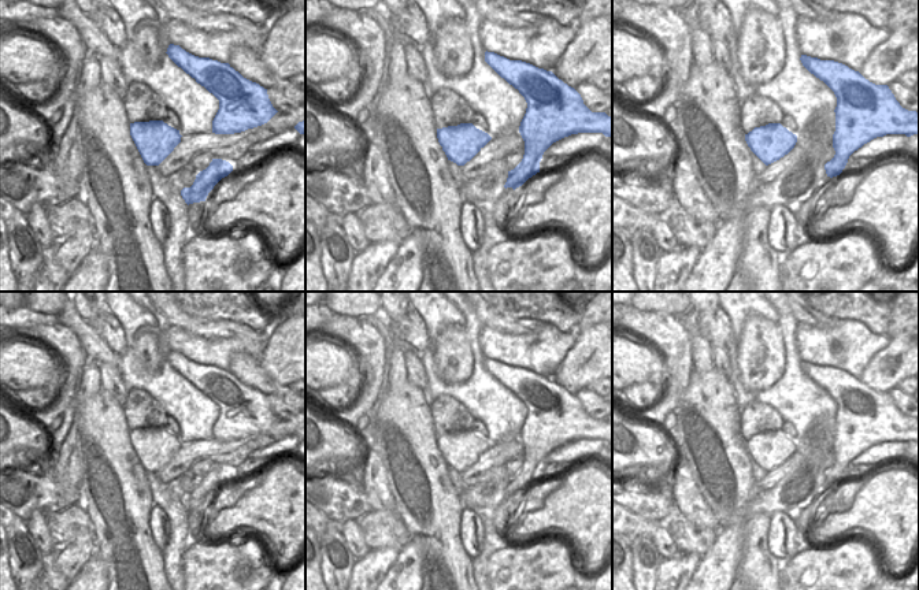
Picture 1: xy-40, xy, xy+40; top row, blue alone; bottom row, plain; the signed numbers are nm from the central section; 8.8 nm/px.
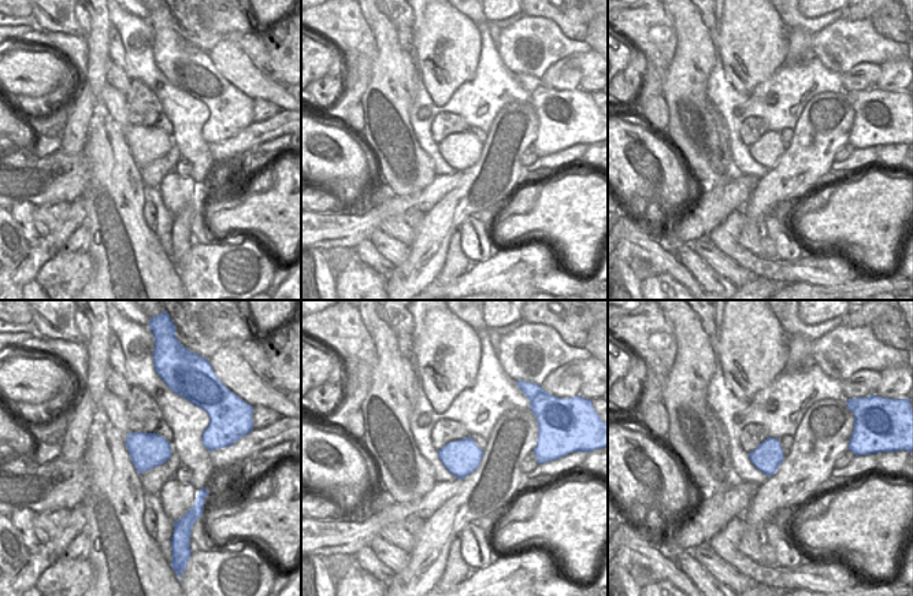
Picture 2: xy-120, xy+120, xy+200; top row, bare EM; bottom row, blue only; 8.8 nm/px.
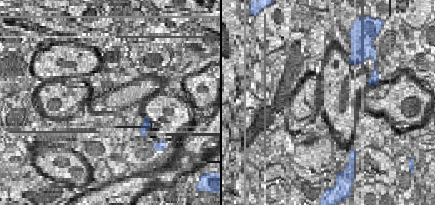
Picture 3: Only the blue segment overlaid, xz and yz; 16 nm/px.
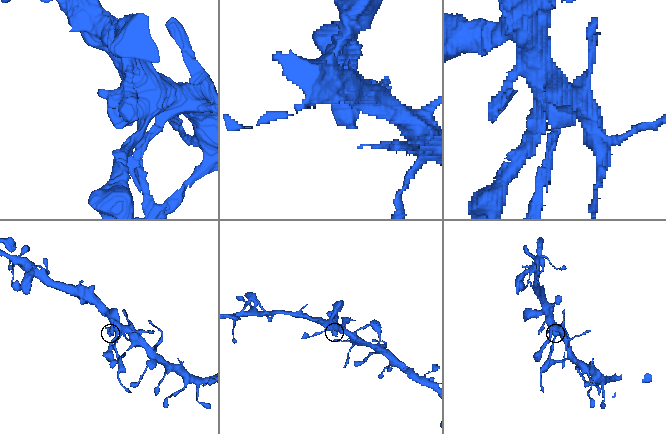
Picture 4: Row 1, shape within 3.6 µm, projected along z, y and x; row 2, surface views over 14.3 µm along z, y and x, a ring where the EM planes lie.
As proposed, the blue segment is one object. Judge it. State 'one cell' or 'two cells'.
two cells

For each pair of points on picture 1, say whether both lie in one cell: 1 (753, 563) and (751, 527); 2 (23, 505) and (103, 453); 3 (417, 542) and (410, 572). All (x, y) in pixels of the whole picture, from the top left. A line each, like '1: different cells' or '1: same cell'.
1: same cell
2: different cells
3: same cell

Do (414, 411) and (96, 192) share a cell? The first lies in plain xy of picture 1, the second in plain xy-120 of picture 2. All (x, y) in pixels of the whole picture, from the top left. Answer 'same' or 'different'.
same

